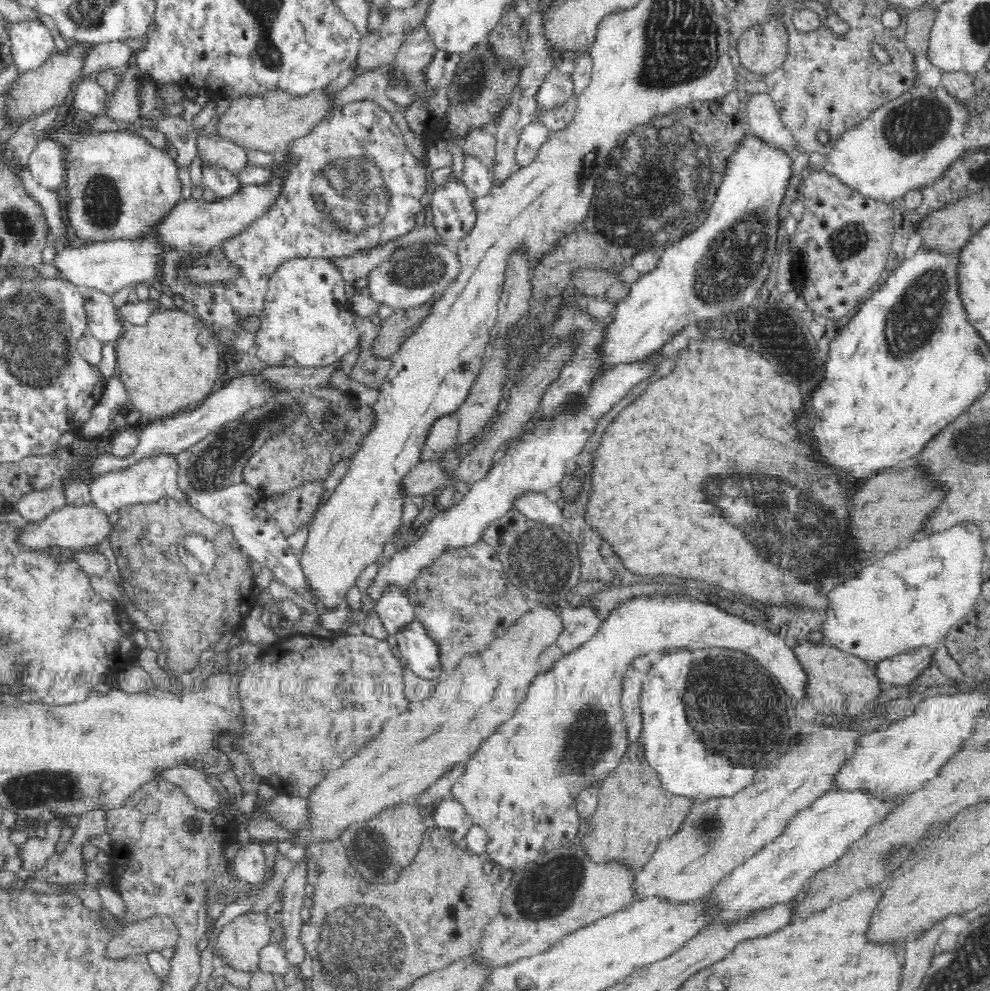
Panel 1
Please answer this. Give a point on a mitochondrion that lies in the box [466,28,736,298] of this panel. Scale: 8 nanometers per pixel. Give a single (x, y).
(630, 208)

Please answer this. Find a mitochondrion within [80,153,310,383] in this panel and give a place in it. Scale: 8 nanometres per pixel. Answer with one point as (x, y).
(102, 201)

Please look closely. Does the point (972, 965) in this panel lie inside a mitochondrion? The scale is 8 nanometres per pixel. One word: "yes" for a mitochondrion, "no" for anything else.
yes

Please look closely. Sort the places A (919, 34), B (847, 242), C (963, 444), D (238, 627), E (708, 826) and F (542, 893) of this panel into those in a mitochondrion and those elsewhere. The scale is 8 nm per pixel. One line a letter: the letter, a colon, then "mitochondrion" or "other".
A: other
B: mitochondrion
C: mitochondrion
D: other
E: mitochondrion
F: mitochondrion

